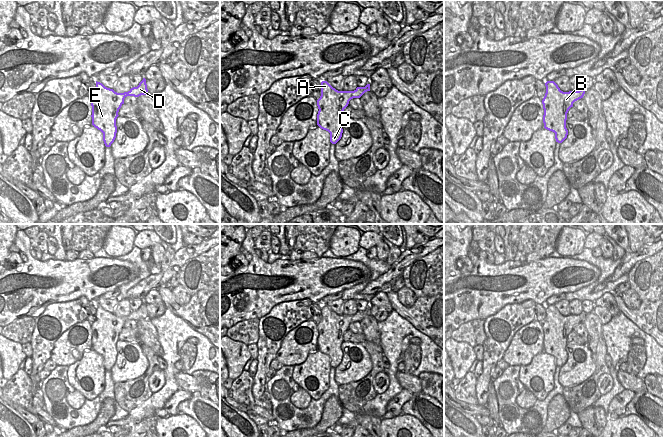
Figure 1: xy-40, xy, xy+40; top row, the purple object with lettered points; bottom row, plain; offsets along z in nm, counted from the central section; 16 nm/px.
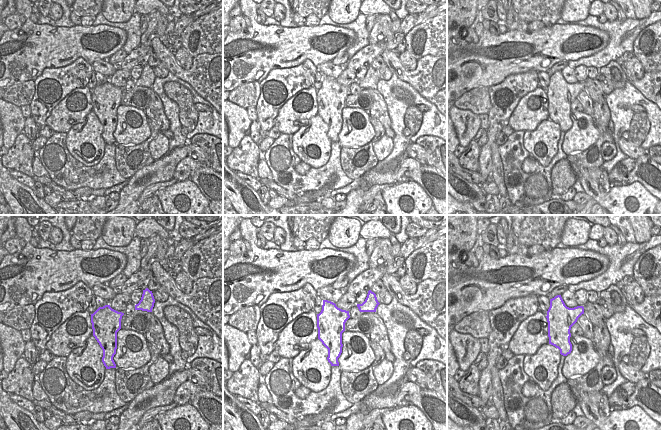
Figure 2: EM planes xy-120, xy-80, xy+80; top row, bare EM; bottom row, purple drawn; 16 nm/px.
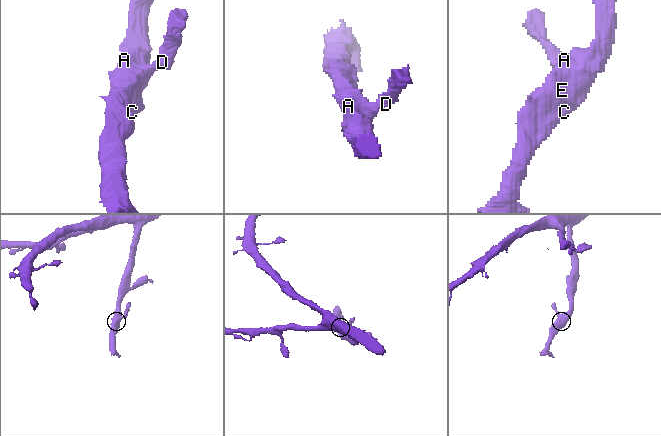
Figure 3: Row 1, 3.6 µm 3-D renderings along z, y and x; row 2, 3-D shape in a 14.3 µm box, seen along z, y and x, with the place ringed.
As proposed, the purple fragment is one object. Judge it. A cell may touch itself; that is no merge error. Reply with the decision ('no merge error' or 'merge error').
no merge error

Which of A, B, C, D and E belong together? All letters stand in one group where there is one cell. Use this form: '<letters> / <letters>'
A B C D E

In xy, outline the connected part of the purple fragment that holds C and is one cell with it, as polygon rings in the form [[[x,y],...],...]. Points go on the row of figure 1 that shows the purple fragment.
[[[327,81],[321,82],[321,96],[317,100],[317,125],[330,133],[332,144],[336,144],[342,137],[341,120],[349,101],[360,98],[367,91],[370,91],[370,84],[357,87],[354,91],[338,91]]]

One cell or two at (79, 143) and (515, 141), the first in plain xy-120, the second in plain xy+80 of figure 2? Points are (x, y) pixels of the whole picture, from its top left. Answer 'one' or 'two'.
two

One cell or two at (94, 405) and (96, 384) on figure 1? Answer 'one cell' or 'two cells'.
two cells

